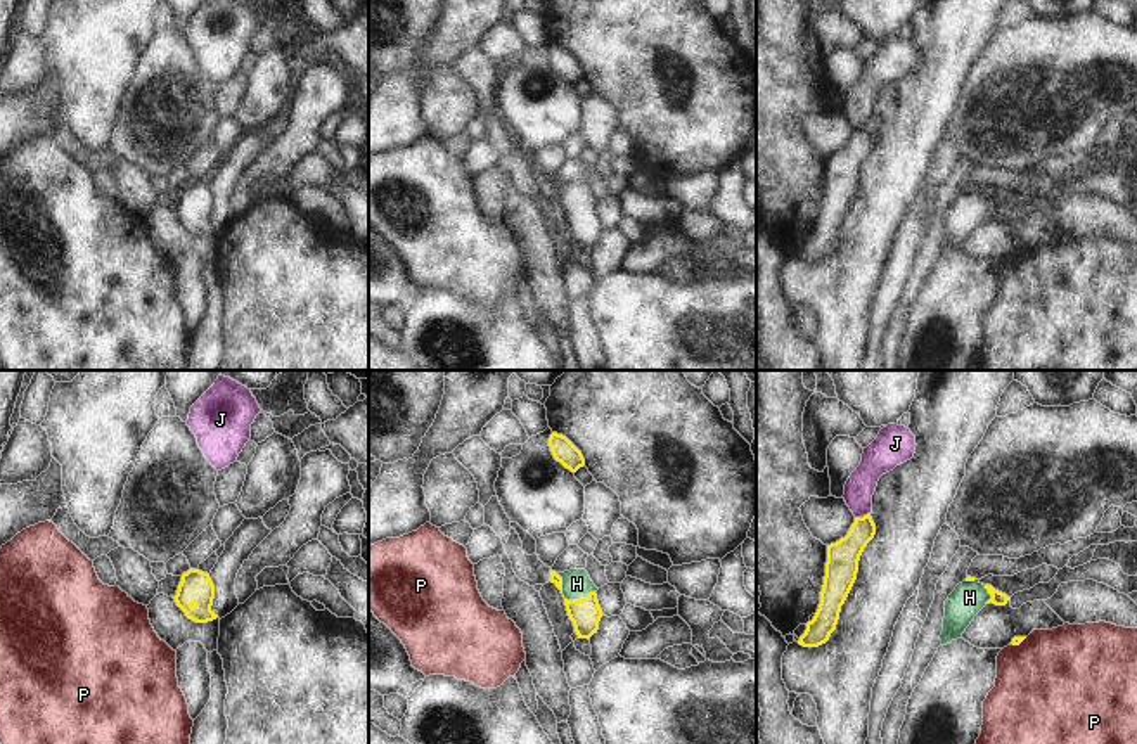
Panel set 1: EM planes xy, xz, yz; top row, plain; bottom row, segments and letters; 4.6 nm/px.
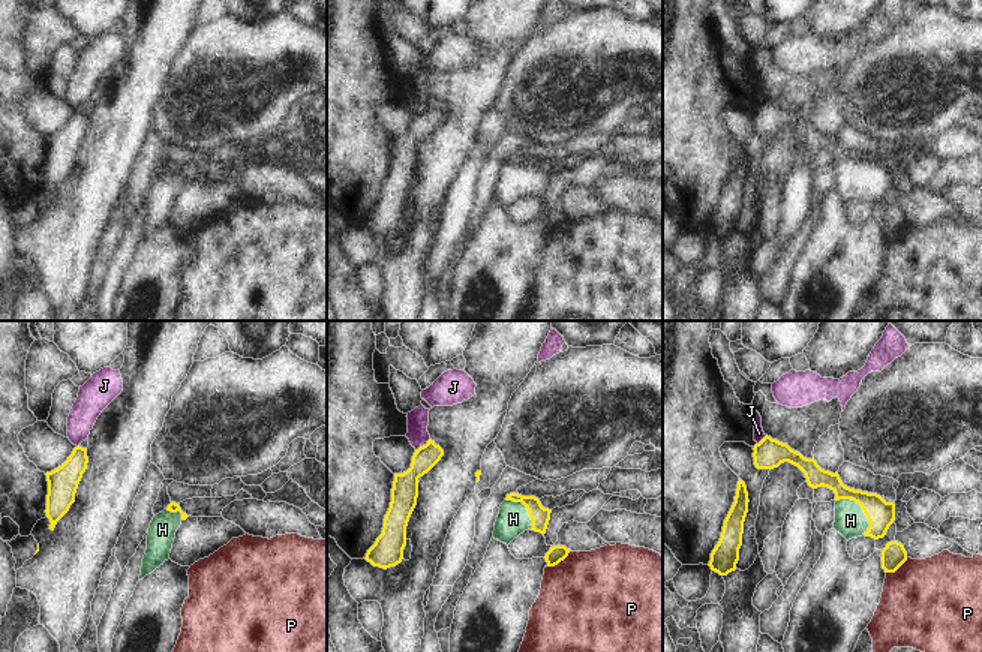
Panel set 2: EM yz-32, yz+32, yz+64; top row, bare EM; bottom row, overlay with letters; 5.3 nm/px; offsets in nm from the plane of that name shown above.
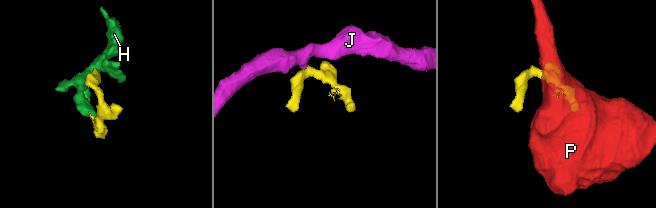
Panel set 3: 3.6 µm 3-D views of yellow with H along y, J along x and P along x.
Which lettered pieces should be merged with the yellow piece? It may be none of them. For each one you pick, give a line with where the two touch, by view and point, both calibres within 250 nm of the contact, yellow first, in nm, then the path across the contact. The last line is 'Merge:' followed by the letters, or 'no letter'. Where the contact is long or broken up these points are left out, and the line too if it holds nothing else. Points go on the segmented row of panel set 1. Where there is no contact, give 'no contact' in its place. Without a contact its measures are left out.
H: meets yellow in xz at (570, 601); 140 nm thick on the yellow side, 140 nm on the other; runs through xz (585, 613), (570, 601), (577, 594), (577, 583)
Merge: H

